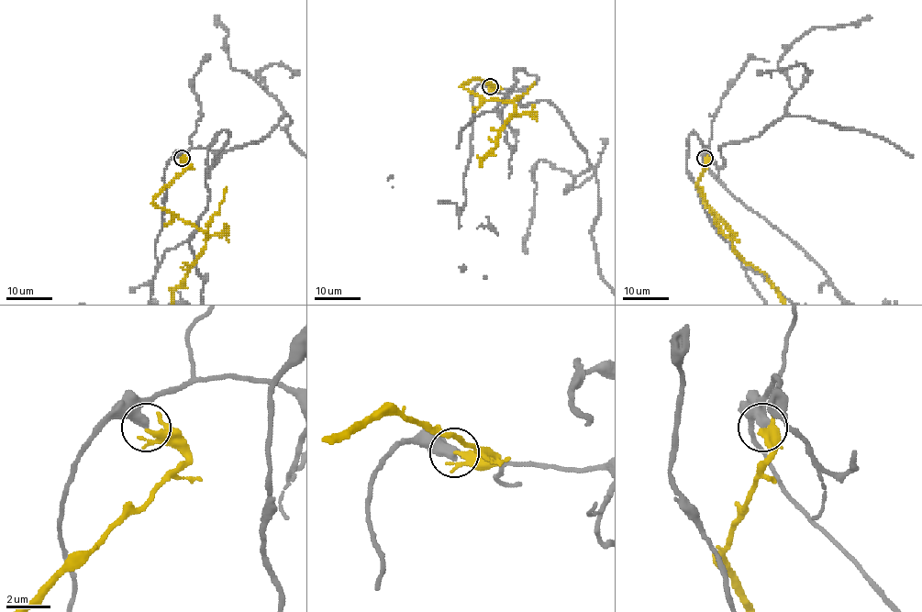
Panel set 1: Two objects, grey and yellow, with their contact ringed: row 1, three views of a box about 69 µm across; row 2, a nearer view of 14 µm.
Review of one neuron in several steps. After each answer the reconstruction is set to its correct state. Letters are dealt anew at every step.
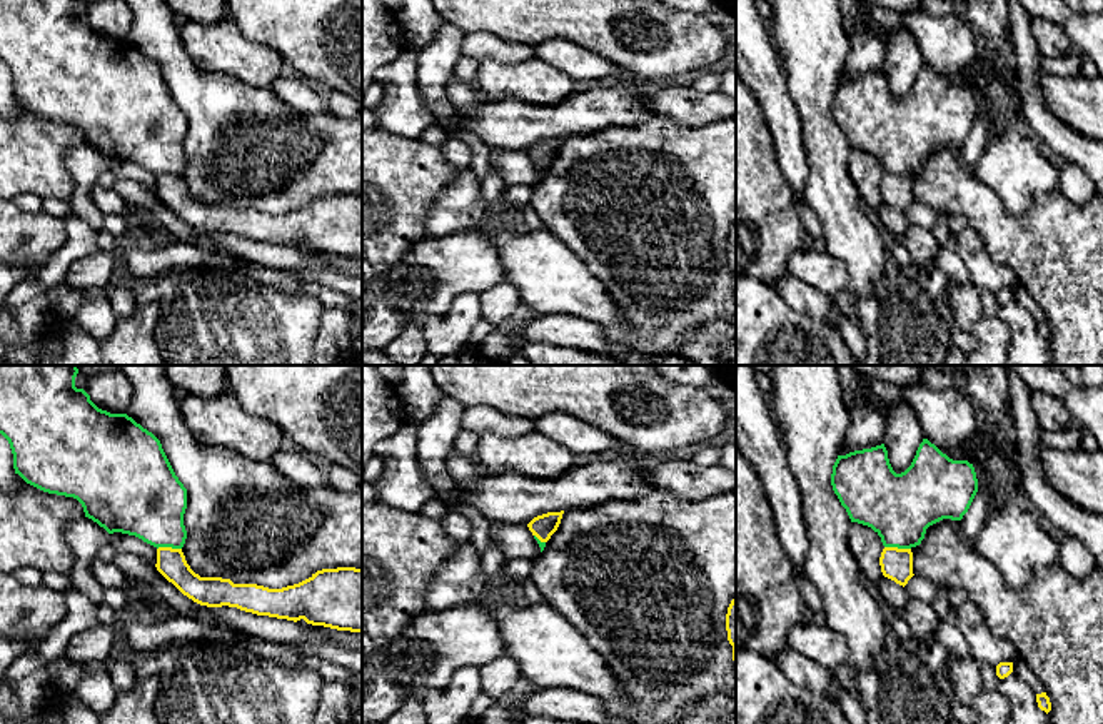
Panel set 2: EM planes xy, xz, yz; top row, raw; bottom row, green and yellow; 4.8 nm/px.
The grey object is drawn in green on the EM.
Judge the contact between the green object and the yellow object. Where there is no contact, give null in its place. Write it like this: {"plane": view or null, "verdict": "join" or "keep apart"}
{"plane": "yz", "verdict": "keep apart"}

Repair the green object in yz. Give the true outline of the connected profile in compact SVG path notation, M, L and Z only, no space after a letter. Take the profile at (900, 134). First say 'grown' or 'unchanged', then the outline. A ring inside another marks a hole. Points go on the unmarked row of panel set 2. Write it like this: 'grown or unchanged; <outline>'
unchanged; M928 65L901 100L893 97L884 70L838 82L831 112L851 148L871 153L884 173L898 175L919 172L926 155L943 145L961 147L978 118L973 90L949 85Z

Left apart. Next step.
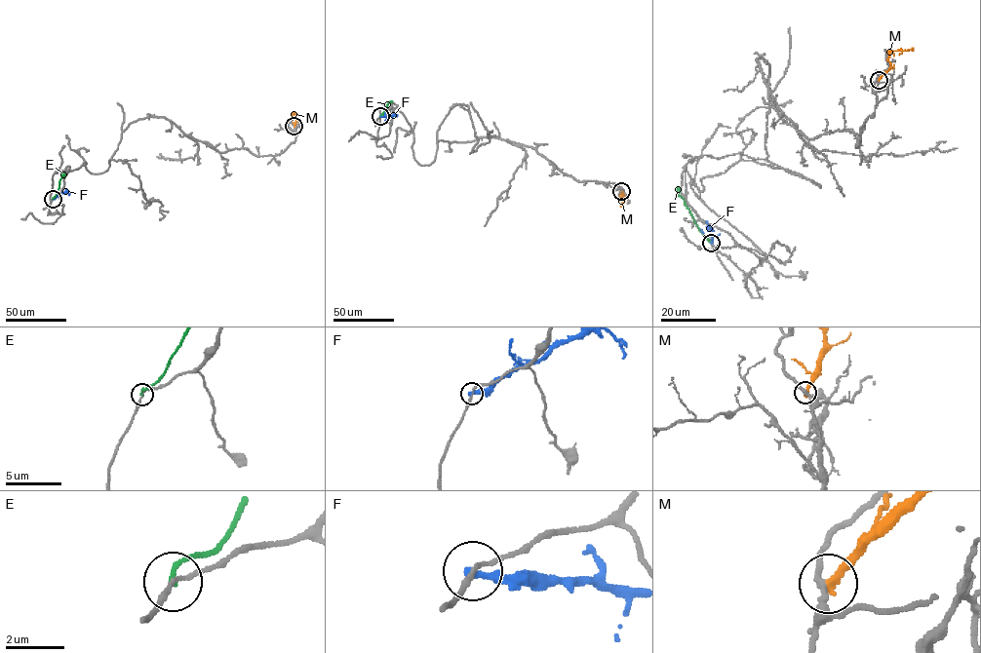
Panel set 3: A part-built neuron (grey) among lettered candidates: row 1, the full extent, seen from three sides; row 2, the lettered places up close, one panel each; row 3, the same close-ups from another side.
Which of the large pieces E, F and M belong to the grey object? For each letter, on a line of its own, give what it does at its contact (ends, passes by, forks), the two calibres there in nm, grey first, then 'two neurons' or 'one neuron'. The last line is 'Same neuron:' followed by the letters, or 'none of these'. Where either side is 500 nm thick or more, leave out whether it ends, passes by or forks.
E: it ends | 140/160 nm | two neurons
F: it ends | 150/280 nm | two neurons
M: it ends | 200/280 nm | two neurons
Same neuron: none of these

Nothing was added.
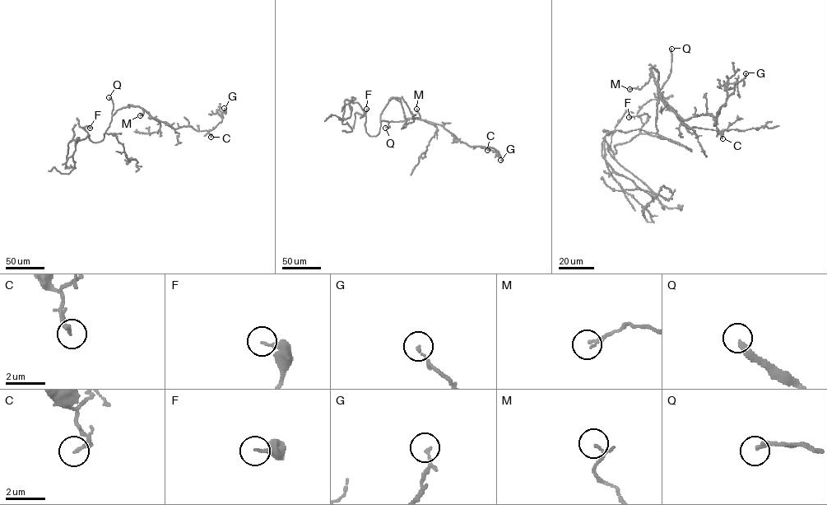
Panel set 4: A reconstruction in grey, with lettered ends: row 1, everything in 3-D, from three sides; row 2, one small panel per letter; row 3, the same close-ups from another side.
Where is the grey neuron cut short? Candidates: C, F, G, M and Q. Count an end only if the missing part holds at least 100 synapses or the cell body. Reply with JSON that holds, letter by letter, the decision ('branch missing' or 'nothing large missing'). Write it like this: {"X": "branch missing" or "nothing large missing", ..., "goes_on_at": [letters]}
{"C": "nothing large missing", "F": "nothing large missing", "G": "nothing large missing", "M": "nothing large missing", "Q": "branch missing", "goes_on_at": ["Q"]}

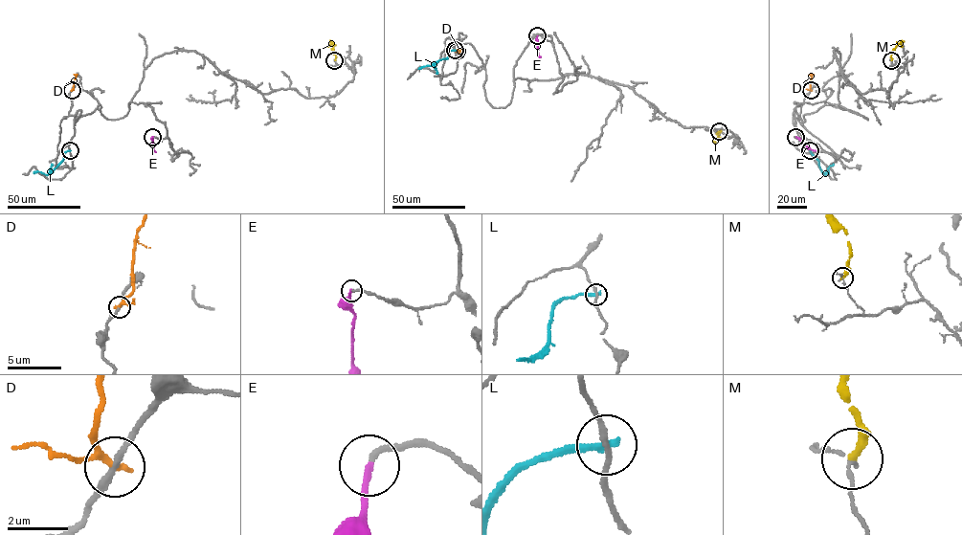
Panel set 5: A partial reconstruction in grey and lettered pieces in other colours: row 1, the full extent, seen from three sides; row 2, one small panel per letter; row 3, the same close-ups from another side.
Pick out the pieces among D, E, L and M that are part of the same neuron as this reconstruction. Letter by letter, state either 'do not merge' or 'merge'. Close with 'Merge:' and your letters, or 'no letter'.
D: do not merge
E: merge
L: do not merge
M: do not merge
Merge: E

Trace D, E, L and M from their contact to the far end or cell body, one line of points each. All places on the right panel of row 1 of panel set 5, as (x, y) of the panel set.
D: (811, 90), (813, 74)
E: (795, 137), (816, 152)
L: (810, 150), (825, 175), (829, 172)
M: (891, 60), (896, 45), (900, 43), (901, 47)

